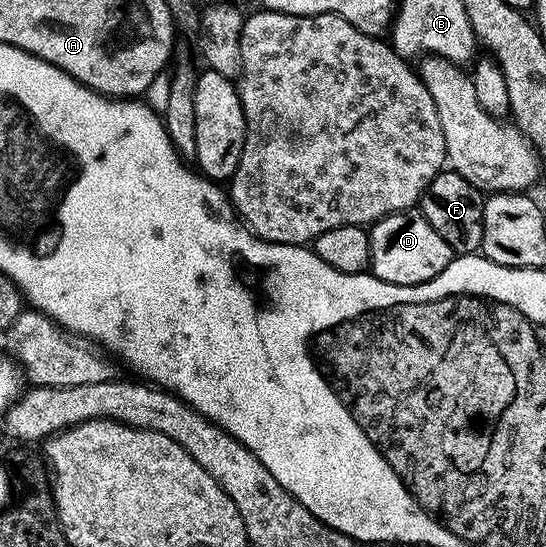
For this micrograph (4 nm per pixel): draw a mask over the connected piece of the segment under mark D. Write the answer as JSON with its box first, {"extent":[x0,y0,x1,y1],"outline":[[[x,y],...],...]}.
{"extent":[368,211,455,284],"outline":[[[420,211],[393,212],[368,229],[369,268],[372,275],[388,284],[426,284],[455,258],[455,253],[427,222]]]}

